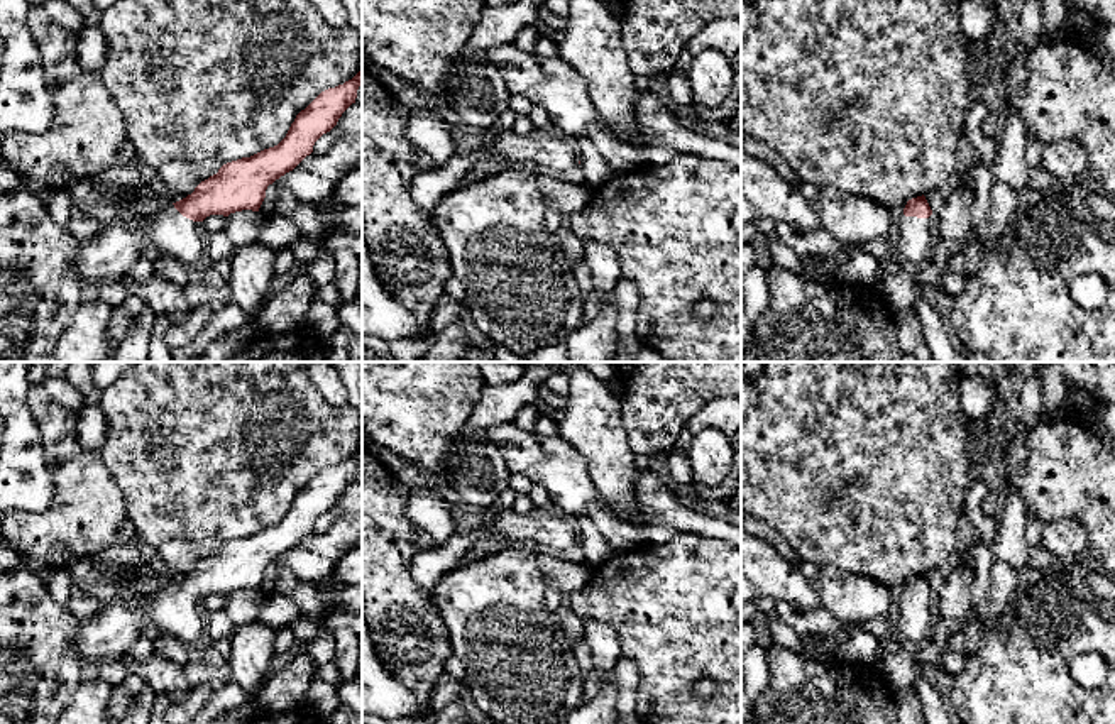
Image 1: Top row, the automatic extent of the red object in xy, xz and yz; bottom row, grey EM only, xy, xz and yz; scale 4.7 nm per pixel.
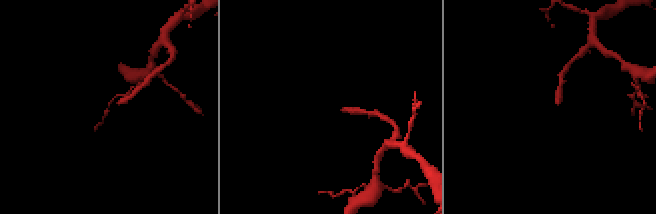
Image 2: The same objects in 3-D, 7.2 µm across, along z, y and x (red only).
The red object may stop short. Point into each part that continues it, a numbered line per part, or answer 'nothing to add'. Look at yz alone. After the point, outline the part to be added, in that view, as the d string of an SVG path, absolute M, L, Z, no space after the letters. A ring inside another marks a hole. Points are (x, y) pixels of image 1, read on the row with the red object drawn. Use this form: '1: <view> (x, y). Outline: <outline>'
1: yz (914, 244). Outline: M897 217L893 233L895 252L909 266L919 266L932 257L934 239L927 218Z

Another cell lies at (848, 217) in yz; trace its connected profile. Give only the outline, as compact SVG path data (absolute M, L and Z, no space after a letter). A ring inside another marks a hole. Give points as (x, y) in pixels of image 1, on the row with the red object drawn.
M802 184L799 189L816 211L822 230L839 242L863 247L895 228L897 217L866 196L836 186Z

